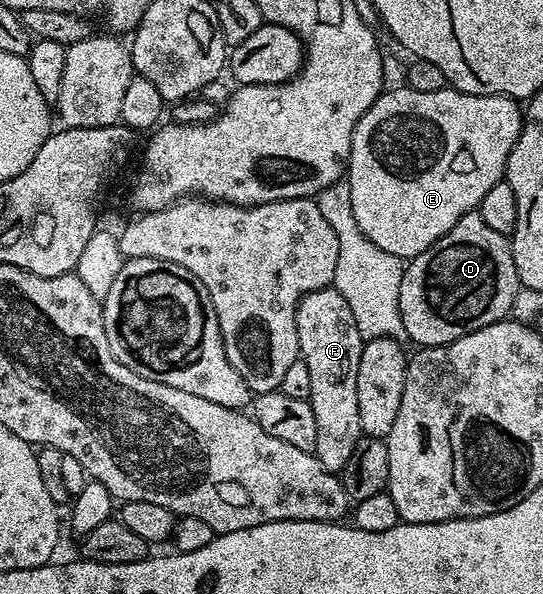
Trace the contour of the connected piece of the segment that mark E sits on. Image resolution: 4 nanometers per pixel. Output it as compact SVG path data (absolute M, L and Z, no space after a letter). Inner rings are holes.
M407 86L382 91L381 97L372 104L359 118L359 122L353 131L351 138L351 150L347 165L347 183L351 190L351 210L355 213L355 222L359 222L359 230L379 246L379 250L387 250L387 254L395 254L402 258L418 256L423 250L427 250L463 218L463 214L480 209L484 196L491 191L491 186L499 182L505 175L507 158L515 146L515 142L521 133L523 123L523 108L518 101L510 96L476 96L461 92L457 88L446 87L443 90L435 90L435 94L422 94L419 90L411 90Z

